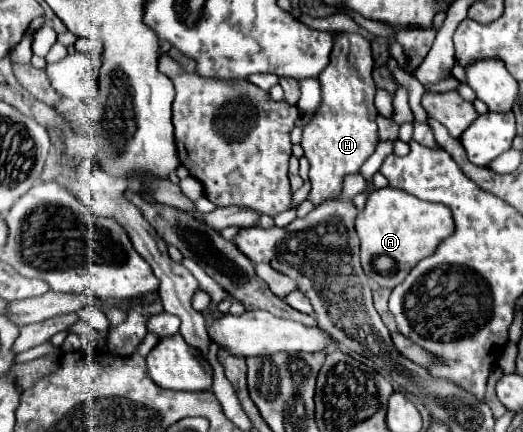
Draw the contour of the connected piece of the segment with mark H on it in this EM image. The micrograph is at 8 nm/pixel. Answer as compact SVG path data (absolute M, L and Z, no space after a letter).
M337 33L331 51L331 61L319 75L321 105L313 113L311 121L303 127L301 137L301 147L311 163L309 179L313 189L307 199L315 205L337 197L343 187L343 177L347 173L357 173L379 143L375 123L377 109L373 105L375 83L371 71L371 43L367 39L359 39L355 43L353 39L349 39L347 33Z

